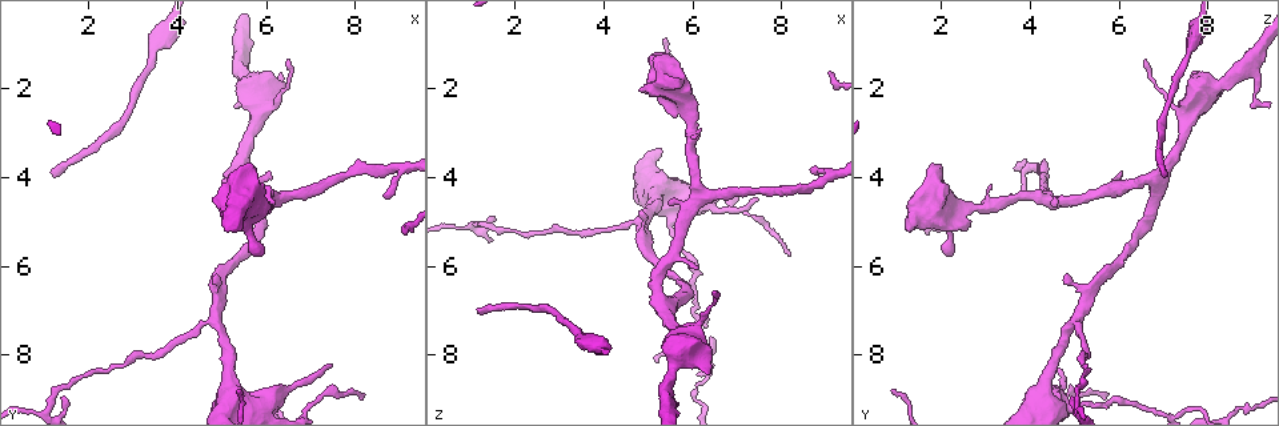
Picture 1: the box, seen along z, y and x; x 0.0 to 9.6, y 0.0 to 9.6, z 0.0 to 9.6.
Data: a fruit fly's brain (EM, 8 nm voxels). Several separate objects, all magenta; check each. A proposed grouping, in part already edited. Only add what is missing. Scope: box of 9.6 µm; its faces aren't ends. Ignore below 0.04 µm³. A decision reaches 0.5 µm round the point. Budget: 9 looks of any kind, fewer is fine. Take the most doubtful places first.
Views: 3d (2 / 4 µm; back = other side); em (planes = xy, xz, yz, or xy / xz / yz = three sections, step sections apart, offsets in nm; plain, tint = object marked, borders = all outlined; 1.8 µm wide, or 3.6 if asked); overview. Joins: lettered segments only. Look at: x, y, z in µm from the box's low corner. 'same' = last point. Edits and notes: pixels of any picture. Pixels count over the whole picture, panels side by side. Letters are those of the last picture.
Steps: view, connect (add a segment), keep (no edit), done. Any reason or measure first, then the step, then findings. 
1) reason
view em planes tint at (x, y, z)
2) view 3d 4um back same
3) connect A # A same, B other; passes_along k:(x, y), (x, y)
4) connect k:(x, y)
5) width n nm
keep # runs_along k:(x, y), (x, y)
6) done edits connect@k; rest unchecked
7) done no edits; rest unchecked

end of a long branch
view 3d 2um back at (1.15, 4.00, 7.00)

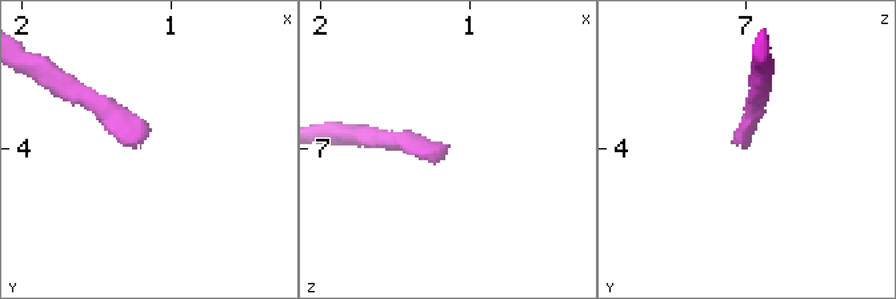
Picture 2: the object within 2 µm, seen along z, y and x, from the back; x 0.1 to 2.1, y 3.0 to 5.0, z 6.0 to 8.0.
view em xy step 4 borders at (1.16, 3.96, 7.02)

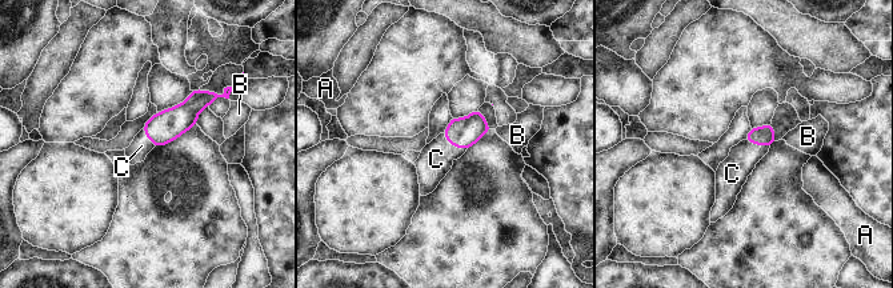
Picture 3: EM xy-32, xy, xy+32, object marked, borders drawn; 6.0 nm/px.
width 110 nm
connect C # A other, B other, C same; passes_along 3:(464, 132), (453, 146), (436, 159); it goes on there

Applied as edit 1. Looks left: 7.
view 3d 2um at (5.45, 4.55, 4.55)

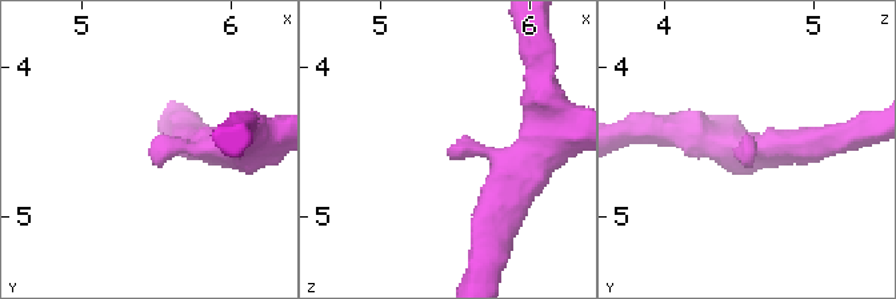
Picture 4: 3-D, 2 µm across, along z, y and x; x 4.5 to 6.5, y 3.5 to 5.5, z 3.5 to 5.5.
shape alone is not enough
view em xy step 16 borders at (5.44, 4.54, 4.52)

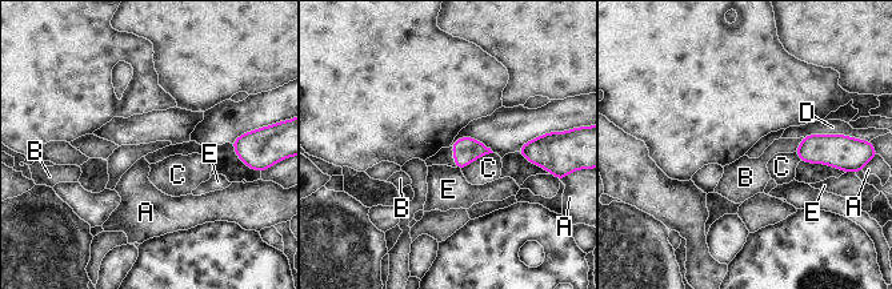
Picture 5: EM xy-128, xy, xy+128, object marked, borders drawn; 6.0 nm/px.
view em planes borders same

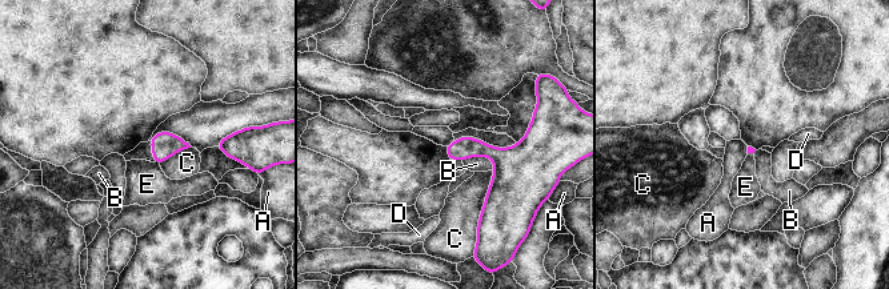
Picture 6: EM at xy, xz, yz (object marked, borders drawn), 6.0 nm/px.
keep # A other, B other, C other, D other, E other; border 6:(149, 141), (155, 161); none of them fits

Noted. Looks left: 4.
branch stops here
view em planes borders at (7.40, 8.15, 4.55)

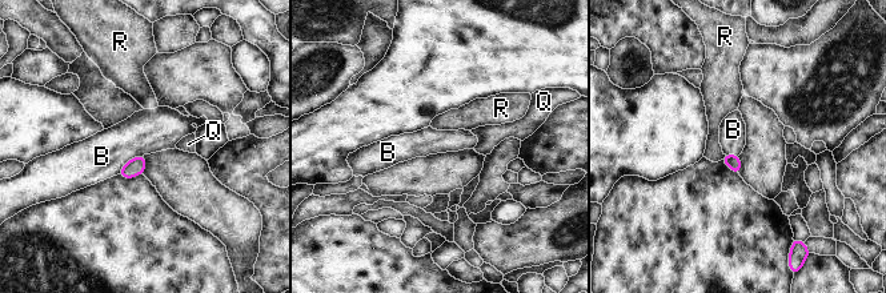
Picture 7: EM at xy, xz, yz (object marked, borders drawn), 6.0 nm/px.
keep # B other, Q other, R other; border 7:(143, 155), (133, 156), (117, 173); none of them fits

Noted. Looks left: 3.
an open end
view 3d 4um at (4.90, 6.15, 4.80)

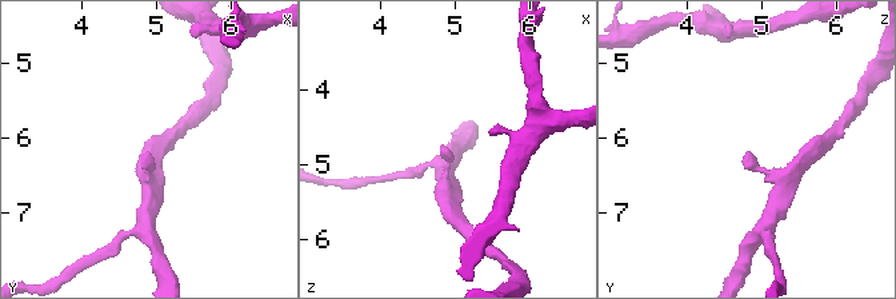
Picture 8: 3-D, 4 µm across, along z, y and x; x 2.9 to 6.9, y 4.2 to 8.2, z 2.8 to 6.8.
need the tissue
view em xz step 16 tint at (4.90, 6.15, 4.80)

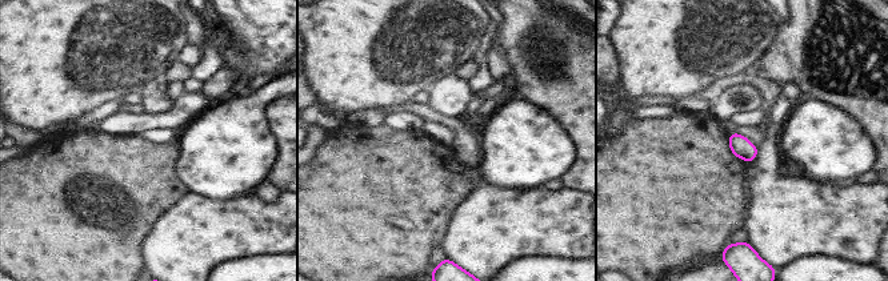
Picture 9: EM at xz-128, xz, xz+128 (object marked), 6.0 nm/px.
view em planes borders same

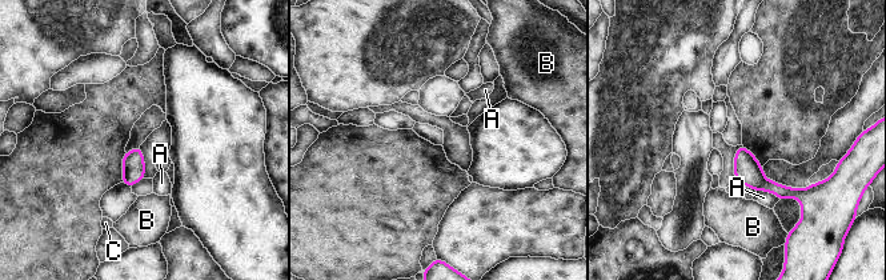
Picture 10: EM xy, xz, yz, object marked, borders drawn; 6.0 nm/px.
keep # A other, B other, C other; runs_along 10:(740, 151), (765, 184), (797, 192); no lettered segment goes on from it

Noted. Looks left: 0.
done edits connect@3; rest unchecked

